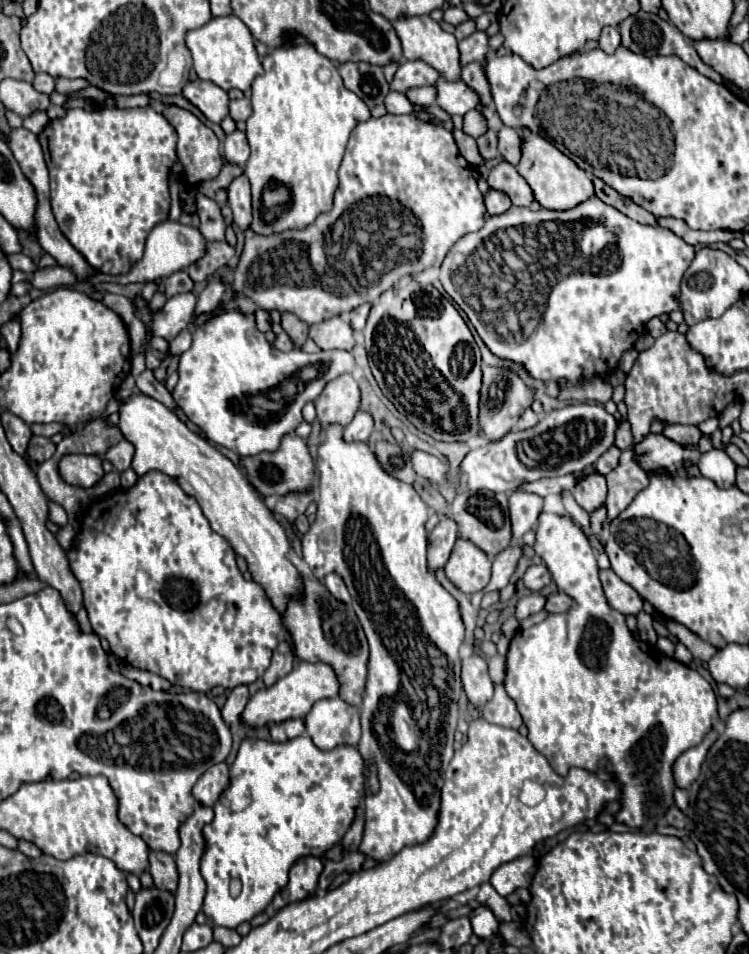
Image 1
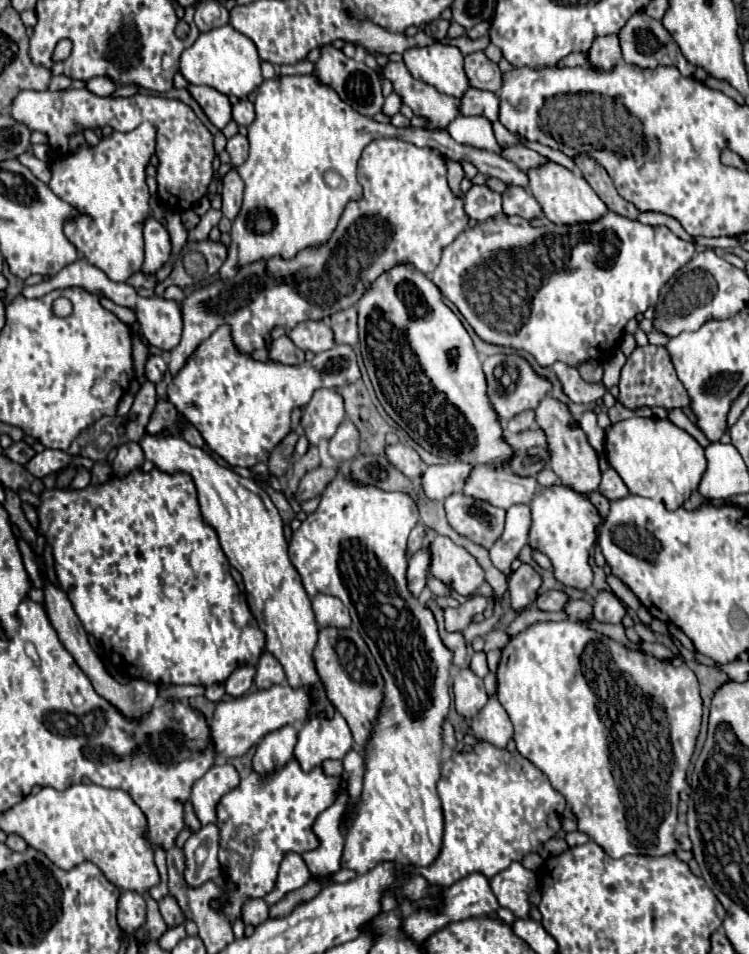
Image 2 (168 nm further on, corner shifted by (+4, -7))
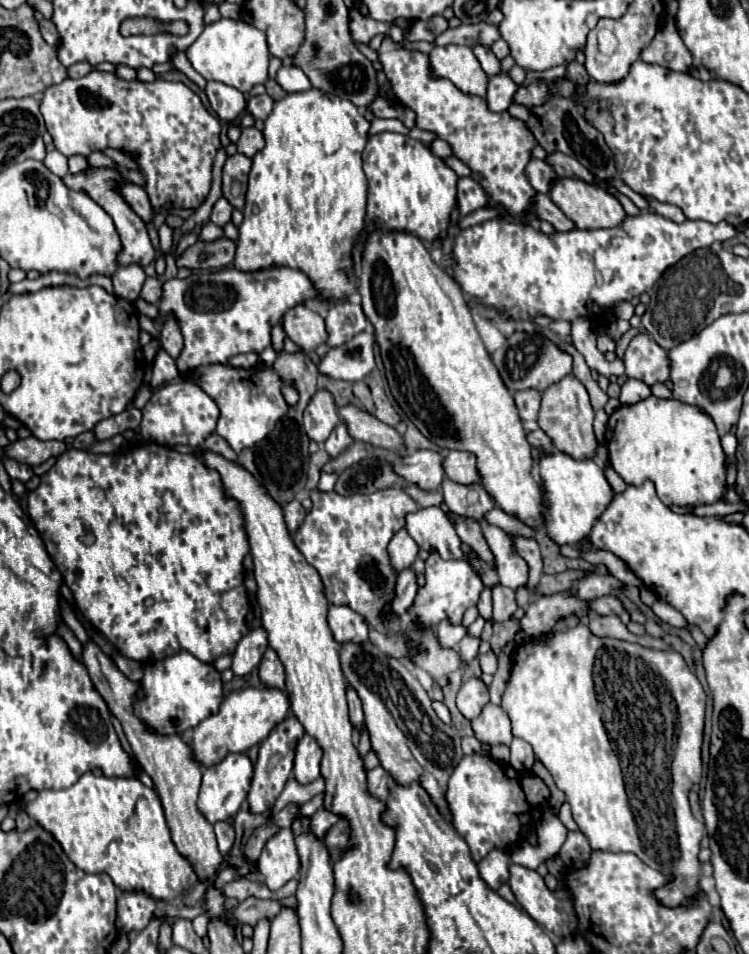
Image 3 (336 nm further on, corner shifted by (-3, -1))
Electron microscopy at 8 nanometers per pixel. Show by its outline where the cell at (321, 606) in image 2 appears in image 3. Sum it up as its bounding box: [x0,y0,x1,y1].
[327,605,369,645]

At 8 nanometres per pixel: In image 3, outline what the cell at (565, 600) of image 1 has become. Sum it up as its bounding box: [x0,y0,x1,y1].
[591,595,625,615]

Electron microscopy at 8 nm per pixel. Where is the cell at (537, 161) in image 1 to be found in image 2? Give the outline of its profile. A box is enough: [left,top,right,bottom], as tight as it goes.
[526,161,608,225]

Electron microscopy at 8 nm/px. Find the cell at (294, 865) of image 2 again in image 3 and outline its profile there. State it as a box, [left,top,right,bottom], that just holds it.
[259,829,299,891]

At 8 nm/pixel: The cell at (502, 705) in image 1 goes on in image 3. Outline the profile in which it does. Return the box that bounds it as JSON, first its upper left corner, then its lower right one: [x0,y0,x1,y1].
[471,705,513,745]

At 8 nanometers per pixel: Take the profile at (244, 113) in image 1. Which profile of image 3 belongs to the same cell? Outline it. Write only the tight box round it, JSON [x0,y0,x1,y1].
[247,93,273,119]

